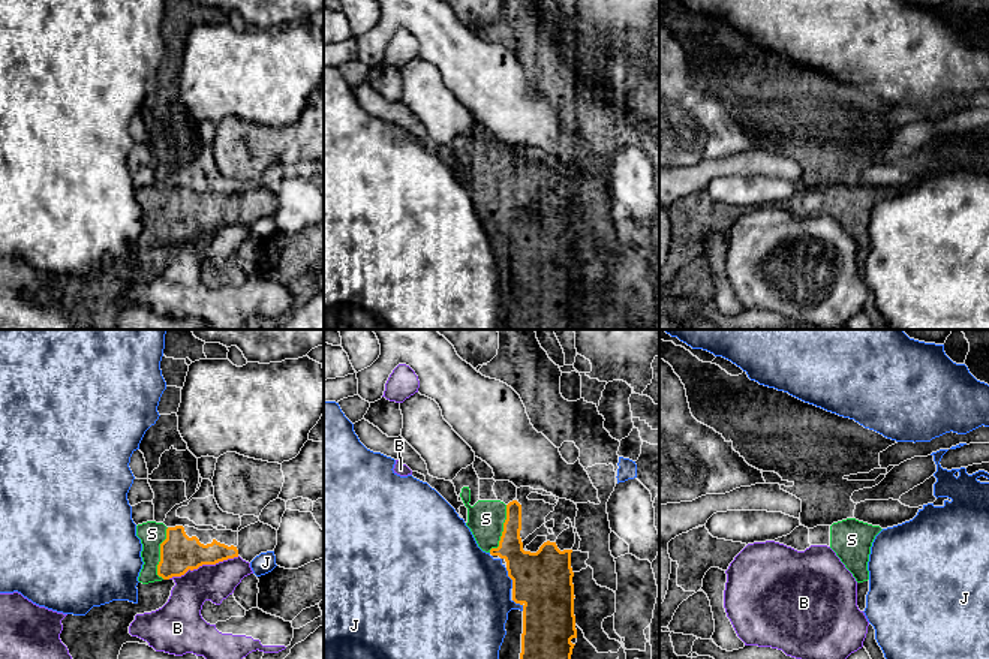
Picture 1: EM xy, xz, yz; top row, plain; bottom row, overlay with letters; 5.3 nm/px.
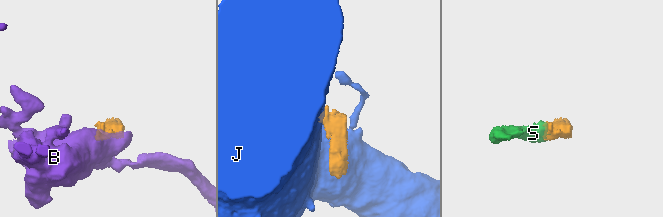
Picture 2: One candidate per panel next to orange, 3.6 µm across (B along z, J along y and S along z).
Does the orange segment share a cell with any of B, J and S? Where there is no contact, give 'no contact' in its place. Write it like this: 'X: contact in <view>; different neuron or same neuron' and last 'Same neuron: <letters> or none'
B: contact in xy; different neuron
J: contact in xz; different neuron
S: contact in xy; same neuron
Same neuron: S

